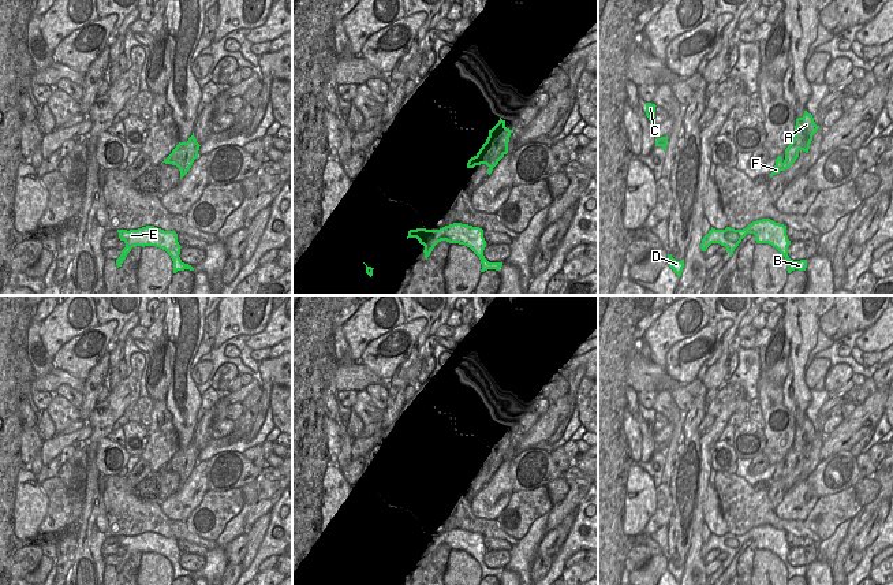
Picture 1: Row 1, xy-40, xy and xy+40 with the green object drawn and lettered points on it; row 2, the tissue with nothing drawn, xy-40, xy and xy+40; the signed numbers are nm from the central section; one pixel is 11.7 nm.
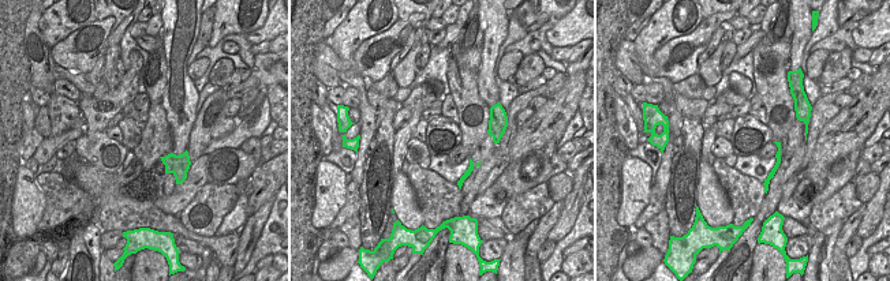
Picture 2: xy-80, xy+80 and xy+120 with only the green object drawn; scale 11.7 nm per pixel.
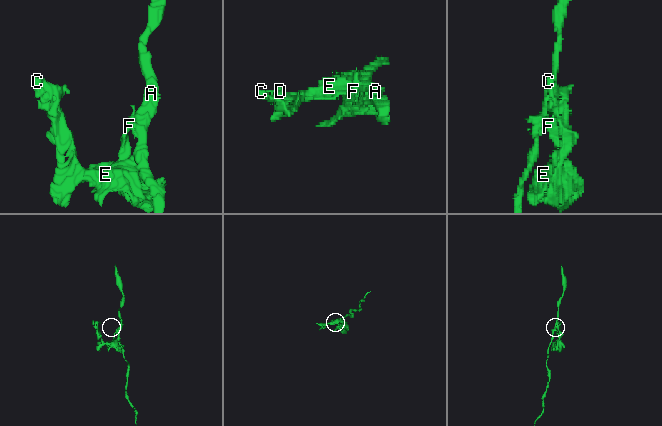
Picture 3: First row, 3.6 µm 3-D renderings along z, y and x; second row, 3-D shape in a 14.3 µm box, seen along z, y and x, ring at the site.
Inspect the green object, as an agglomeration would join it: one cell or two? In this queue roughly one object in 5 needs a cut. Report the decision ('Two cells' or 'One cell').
Two cells

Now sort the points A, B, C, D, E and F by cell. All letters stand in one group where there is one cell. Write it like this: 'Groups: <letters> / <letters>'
Groups: A / B C D E F

